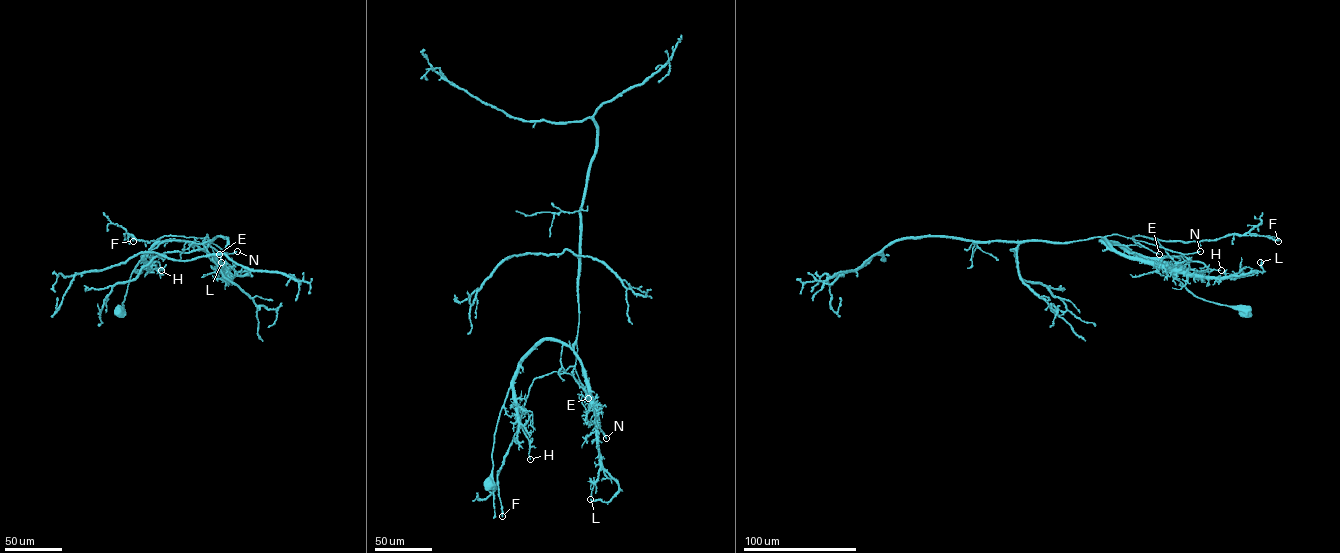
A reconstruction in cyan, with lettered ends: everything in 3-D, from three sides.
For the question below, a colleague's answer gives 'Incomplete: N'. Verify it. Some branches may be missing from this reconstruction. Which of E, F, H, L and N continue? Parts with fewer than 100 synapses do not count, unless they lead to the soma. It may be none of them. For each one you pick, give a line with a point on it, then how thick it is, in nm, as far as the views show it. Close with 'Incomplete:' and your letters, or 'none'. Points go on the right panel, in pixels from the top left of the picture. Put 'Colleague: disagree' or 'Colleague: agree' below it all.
N: (1200, 251) | 200 nm
Incomplete: N
Colleague: agree

